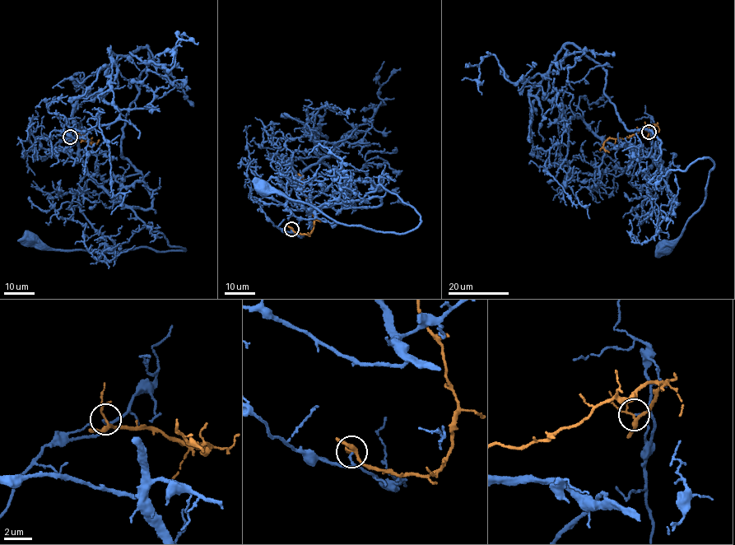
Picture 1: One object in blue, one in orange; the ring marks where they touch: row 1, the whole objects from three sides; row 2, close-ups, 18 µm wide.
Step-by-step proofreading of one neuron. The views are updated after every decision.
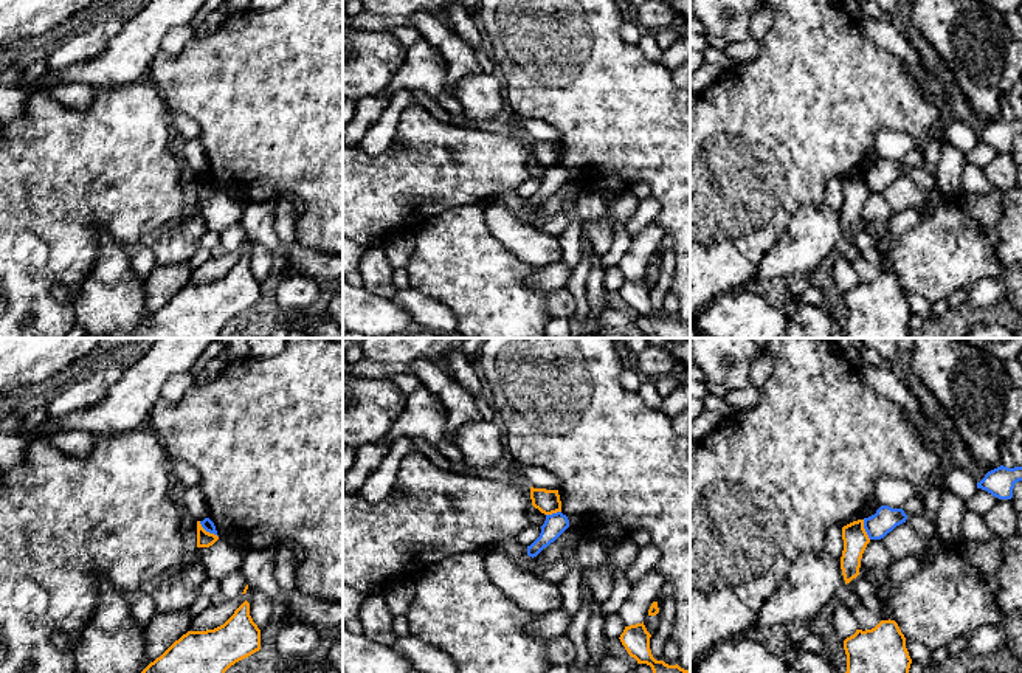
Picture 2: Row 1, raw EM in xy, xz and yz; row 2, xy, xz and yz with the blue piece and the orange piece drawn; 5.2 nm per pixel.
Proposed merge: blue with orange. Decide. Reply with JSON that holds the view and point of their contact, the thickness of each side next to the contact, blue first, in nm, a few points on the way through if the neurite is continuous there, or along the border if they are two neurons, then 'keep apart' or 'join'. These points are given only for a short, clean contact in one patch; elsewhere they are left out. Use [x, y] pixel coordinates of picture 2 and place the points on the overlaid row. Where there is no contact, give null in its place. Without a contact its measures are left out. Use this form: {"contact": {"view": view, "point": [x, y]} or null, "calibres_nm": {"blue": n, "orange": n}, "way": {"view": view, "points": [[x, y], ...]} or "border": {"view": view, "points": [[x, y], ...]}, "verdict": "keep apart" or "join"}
{"contact": {"view": "xy", "point": [208, 531]}, "calibres_nm": {"blue": 60, "orange": 80}, "border": {"view": "xy", "points": [[199, 521], [217, 537]]}, "verdict": "keep apart"}

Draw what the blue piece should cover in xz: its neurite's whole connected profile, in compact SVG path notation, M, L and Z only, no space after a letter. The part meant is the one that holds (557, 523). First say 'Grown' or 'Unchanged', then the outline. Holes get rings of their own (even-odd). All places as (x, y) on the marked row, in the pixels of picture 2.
Unchanged. M561 512L546 515L546 521L541 526L540 537L527 546L527 555L537 557L544 547L554 543L566 529L569 527L569 519Z

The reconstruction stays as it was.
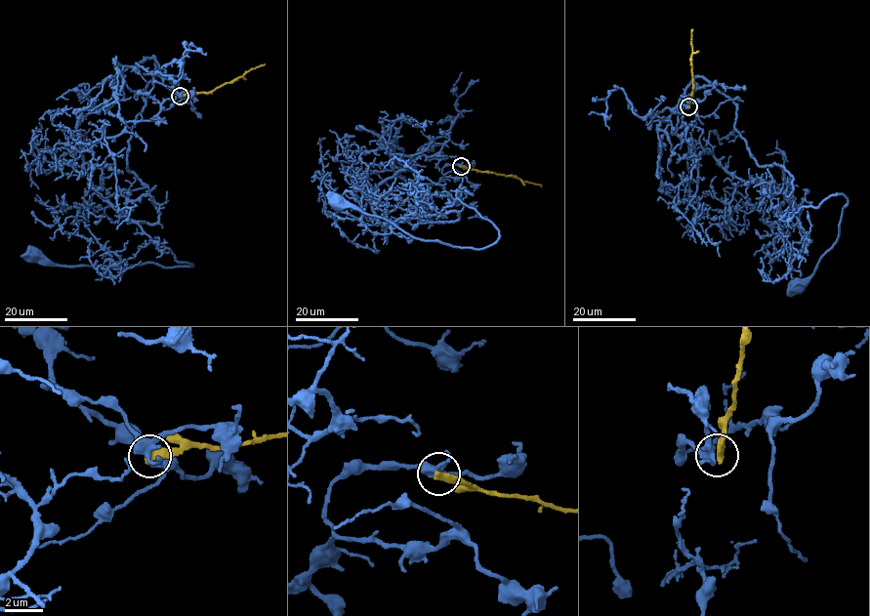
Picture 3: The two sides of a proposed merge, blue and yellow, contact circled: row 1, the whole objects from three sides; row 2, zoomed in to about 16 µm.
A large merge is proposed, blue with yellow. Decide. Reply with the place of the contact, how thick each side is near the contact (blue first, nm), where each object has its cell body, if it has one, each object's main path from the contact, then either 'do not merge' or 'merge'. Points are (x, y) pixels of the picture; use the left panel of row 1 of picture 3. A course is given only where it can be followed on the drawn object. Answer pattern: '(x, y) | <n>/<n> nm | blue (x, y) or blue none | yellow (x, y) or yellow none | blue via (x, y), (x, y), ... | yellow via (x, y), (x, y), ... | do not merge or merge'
(180, 96) | 360/440 nm | blue (32, 255) | yellow none | blue via (179, 96), (162, 85), (155, 57), (127, 169), (159, 212), (141, 228), (192, 266), (71, 266), (32, 256) | yellow via (179, 96), (209, 93), (265, 63) | do not merge

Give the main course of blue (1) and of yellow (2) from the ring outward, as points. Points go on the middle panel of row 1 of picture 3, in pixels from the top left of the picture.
1: (460, 165), (420, 217), (454, 221), (437, 214), (459, 199), (499, 231), (486, 247), (338, 199)
2: (460, 166), (513, 176), (541, 186)

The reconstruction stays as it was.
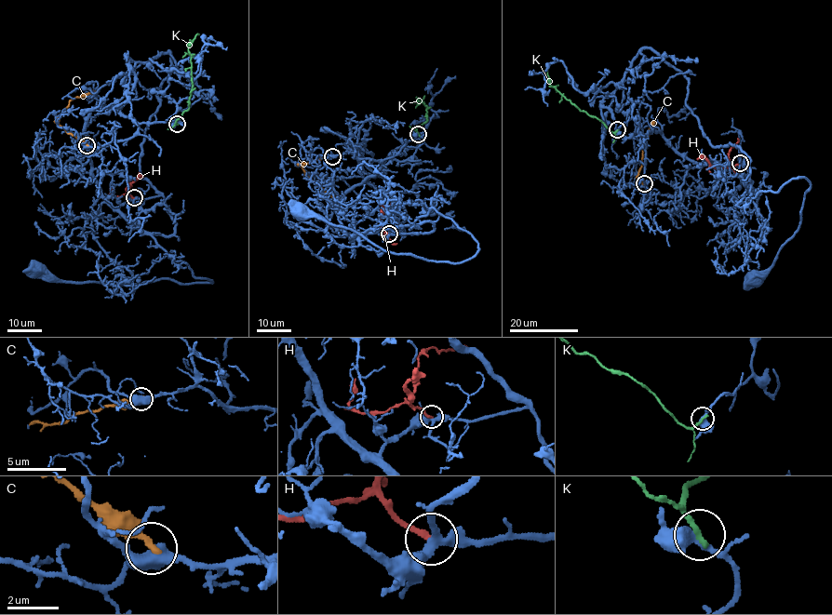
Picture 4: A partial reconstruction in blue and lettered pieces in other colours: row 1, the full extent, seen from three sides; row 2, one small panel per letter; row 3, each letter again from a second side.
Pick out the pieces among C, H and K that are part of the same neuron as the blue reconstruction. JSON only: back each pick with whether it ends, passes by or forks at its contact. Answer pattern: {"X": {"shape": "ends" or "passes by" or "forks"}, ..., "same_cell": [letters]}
{"same_cell": []}

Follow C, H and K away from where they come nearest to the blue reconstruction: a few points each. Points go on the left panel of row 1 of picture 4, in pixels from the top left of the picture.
C: (87, 144), (61, 127), (58, 118), (75, 98), (97, 93)
H: (134, 197), (127, 193), (127, 188), (140, 176)
K: (177, 124), (175, 122), (189, 108), (192, 64), (188, 46), (199, 34)

